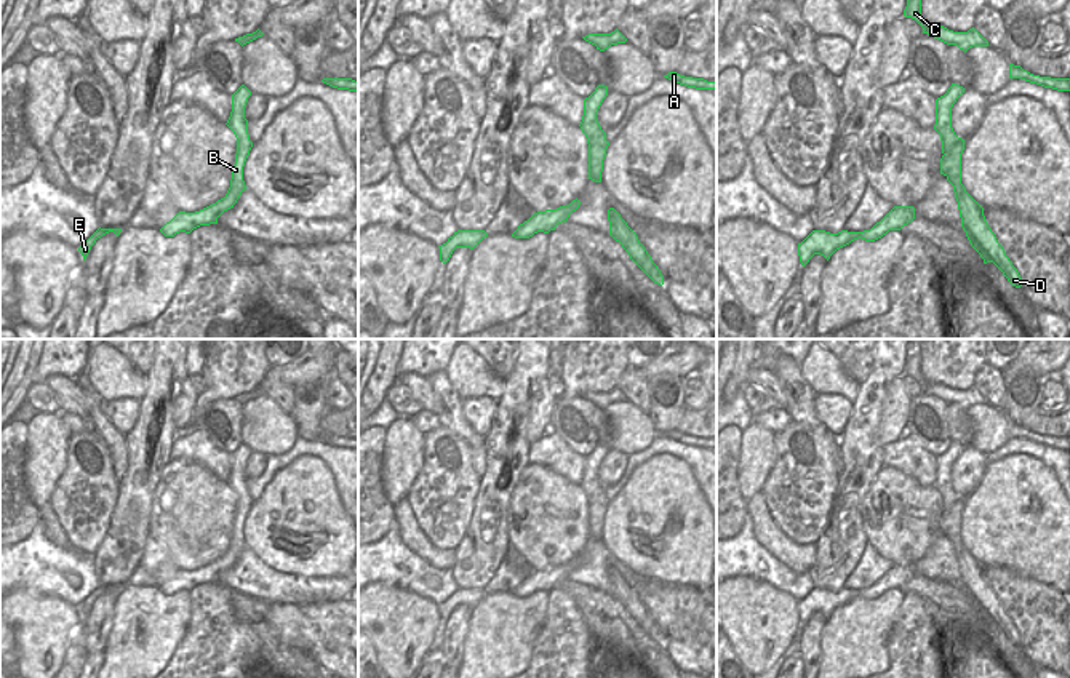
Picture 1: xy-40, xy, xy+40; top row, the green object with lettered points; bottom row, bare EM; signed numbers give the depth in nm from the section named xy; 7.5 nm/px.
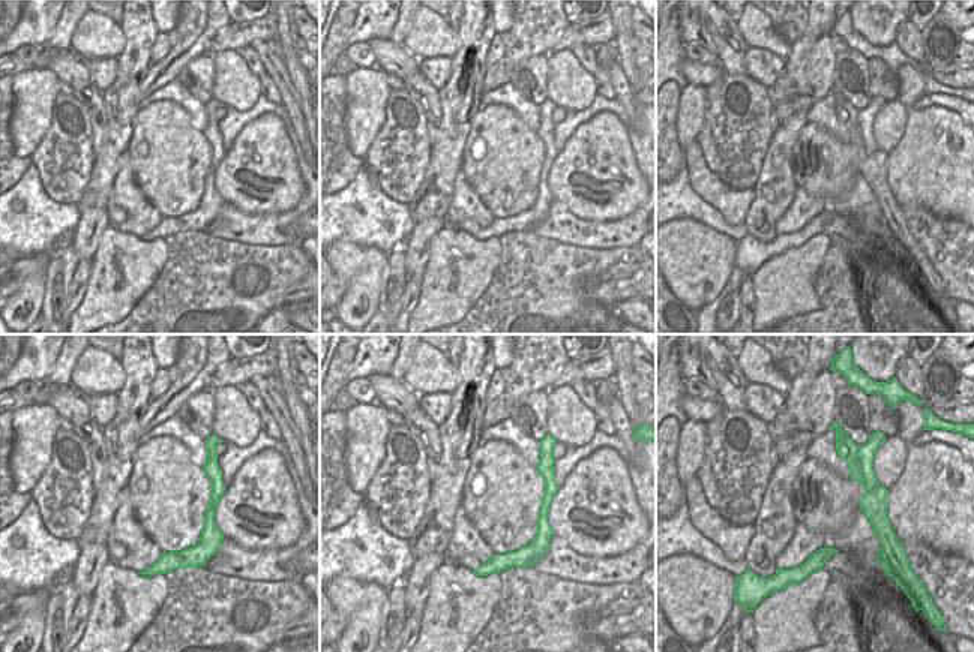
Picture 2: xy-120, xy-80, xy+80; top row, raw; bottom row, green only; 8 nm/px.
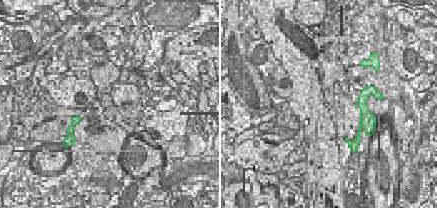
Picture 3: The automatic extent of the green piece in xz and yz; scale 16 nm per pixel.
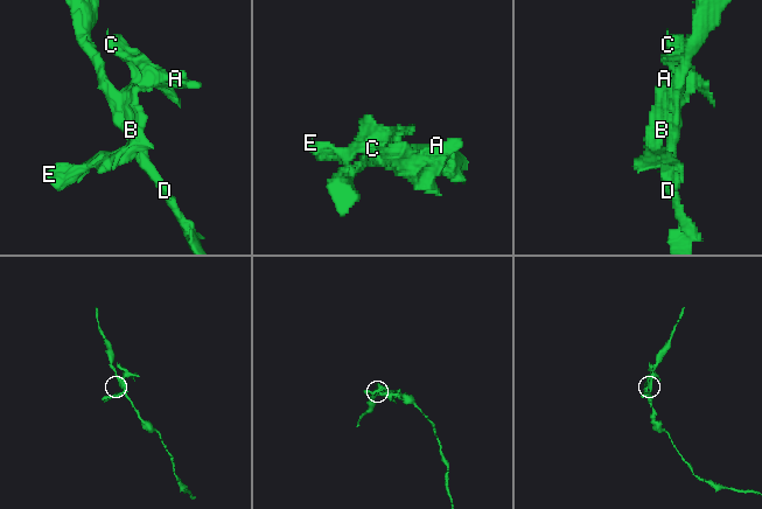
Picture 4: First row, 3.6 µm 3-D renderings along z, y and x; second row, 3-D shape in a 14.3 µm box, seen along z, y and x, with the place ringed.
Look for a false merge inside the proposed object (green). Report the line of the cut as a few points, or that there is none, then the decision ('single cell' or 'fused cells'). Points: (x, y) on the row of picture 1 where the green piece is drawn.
cut in xy+40 along (941, 167), (947, 176), (960, 176); fused cells

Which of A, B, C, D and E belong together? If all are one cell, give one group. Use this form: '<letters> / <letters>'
A B C E / D

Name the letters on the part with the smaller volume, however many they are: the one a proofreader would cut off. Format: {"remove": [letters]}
{"remove": ["A", "B", "C", "E"]}

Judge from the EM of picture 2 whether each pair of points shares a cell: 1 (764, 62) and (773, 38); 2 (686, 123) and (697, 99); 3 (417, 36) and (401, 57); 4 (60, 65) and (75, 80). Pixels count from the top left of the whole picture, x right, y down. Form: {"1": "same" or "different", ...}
{"1": "different", "2": "same", "3": "different", "4": "same"}

